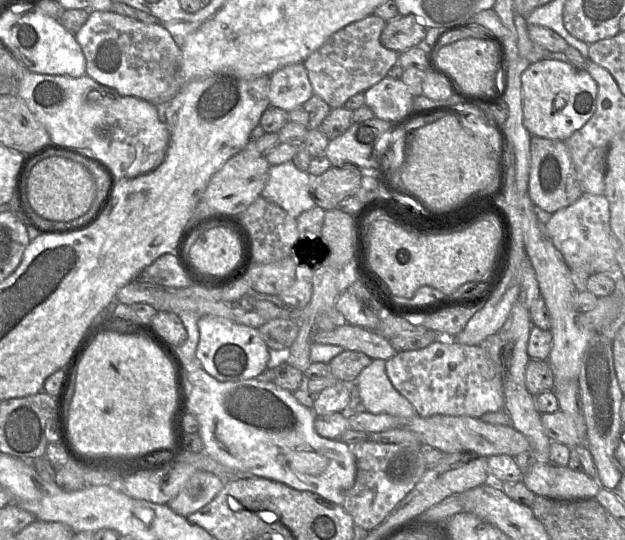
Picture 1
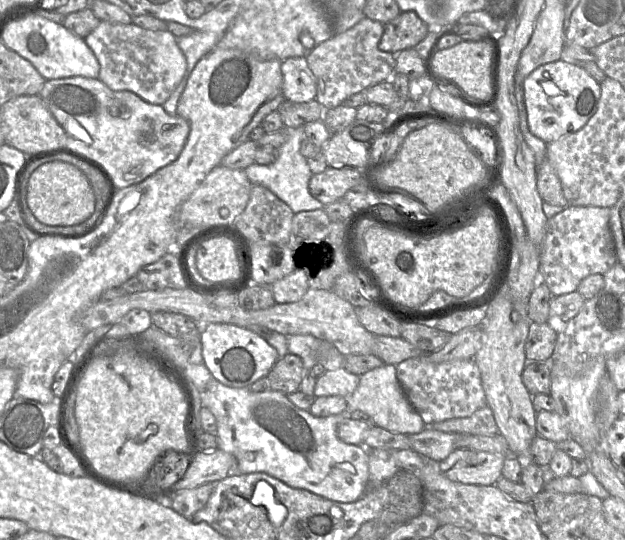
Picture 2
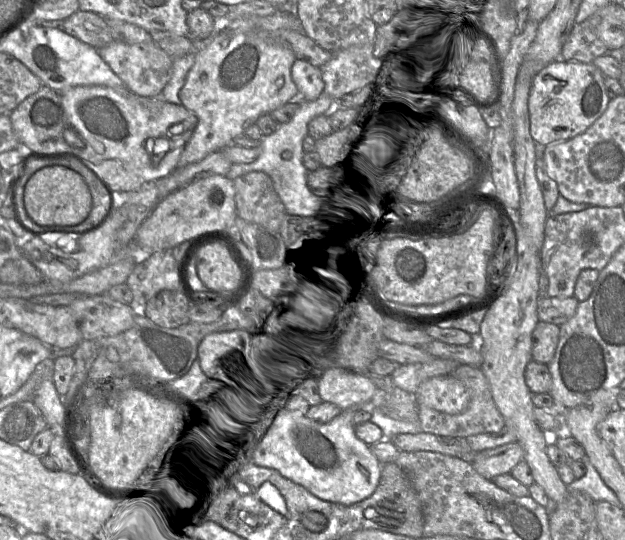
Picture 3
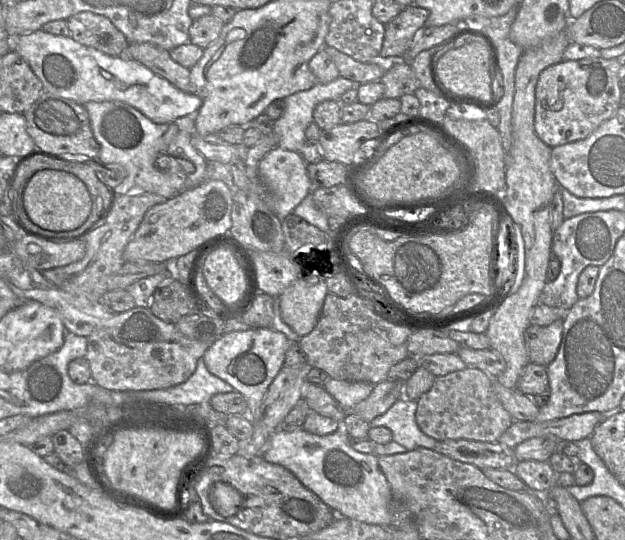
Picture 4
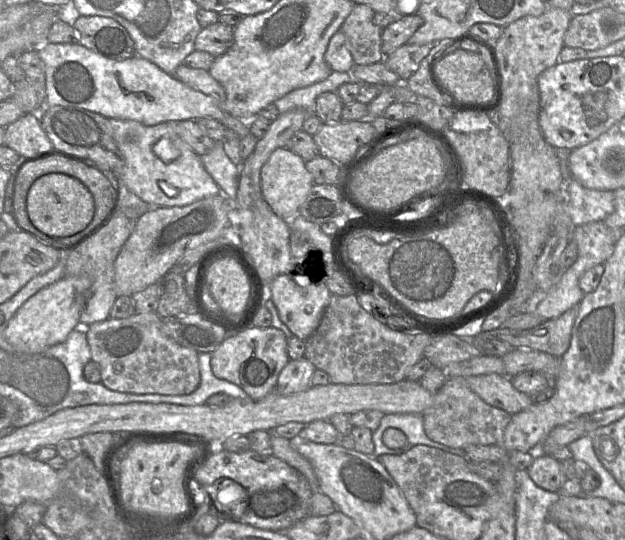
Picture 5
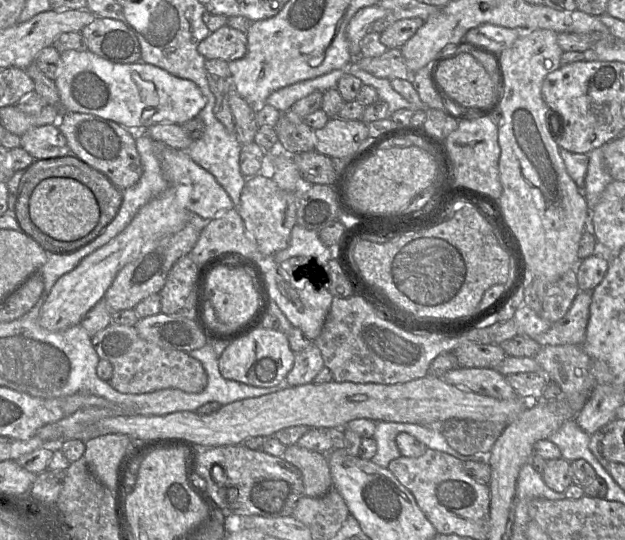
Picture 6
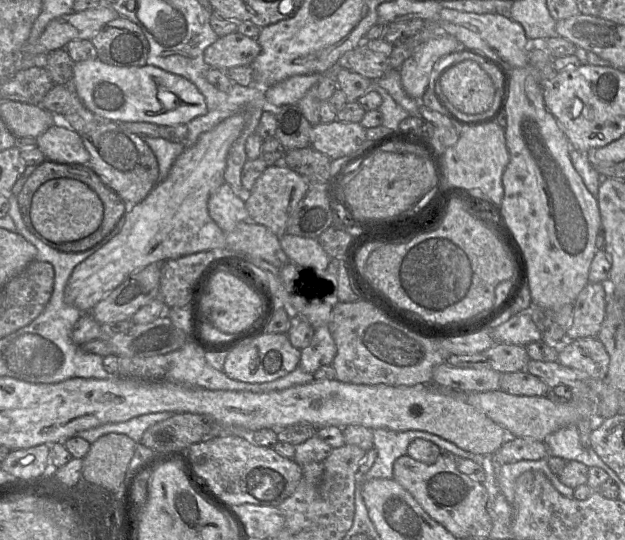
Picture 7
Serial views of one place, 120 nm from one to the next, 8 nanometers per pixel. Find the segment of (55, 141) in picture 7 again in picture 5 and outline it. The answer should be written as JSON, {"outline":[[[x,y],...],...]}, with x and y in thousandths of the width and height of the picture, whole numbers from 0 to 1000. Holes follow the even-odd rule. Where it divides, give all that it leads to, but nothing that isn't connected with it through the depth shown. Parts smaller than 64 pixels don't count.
{"outline":[[[42,209],[10,235],[6,269],[40,294],[54,294],[86,280],[69,241],[61,209]]]}

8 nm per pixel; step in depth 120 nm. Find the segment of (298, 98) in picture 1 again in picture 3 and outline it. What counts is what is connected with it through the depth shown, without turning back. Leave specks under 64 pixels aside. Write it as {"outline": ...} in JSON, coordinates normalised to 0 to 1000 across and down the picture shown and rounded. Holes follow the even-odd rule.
{"outline":[[[474,109],[467,128],[466,143],[483,187],[502,187],[518,170],[518,150],[512,124],[506,124],[491,111]]]}

